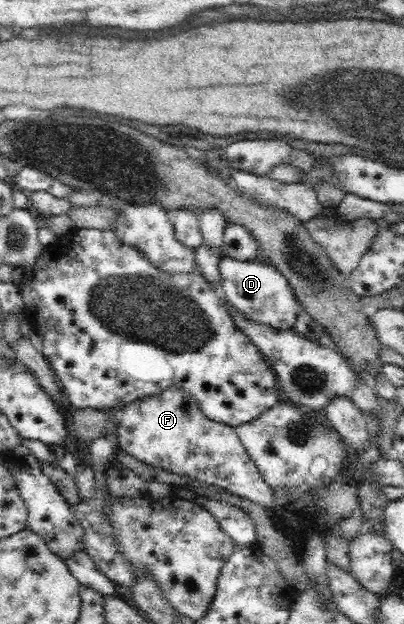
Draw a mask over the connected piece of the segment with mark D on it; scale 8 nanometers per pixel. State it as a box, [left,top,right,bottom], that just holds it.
[219,255,298,330]

